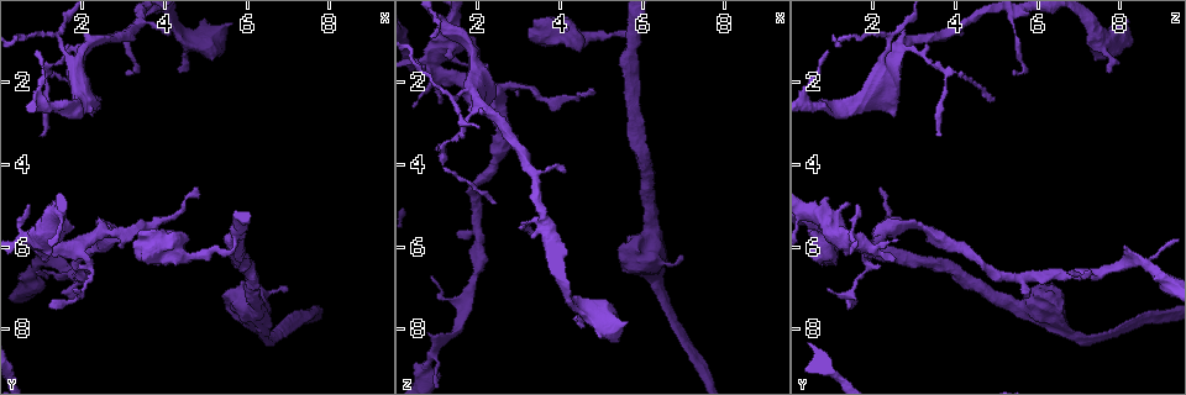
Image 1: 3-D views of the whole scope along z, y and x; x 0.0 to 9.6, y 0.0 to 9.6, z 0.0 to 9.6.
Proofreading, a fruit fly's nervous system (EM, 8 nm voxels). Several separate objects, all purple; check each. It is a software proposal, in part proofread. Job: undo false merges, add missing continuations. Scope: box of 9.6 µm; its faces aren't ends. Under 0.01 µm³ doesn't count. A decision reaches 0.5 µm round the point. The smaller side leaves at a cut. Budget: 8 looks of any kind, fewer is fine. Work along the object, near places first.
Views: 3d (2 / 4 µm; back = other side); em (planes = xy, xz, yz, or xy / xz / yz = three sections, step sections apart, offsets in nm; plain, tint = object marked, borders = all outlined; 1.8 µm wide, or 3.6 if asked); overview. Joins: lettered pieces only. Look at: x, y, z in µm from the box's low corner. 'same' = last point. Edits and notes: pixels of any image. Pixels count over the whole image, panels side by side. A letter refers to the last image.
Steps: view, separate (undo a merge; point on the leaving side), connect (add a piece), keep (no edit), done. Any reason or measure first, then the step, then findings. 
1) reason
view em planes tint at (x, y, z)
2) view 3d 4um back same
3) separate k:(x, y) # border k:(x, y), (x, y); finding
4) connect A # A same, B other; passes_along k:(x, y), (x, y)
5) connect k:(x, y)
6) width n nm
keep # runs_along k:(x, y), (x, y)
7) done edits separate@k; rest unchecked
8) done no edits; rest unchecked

view 3d 4um at (1.00, 5.95, 1.70)

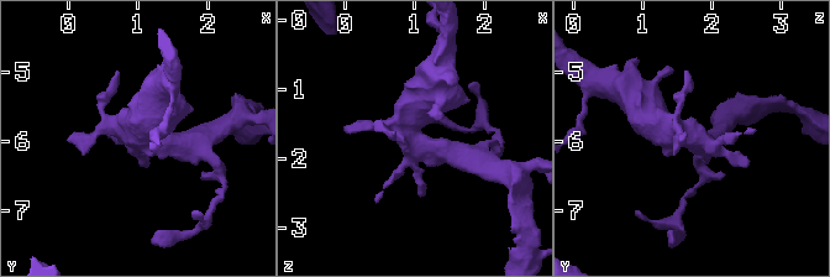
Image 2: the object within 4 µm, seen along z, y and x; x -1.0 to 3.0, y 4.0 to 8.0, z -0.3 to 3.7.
view em 3.6um planes borders at (1.00, 5.95, 1.65)

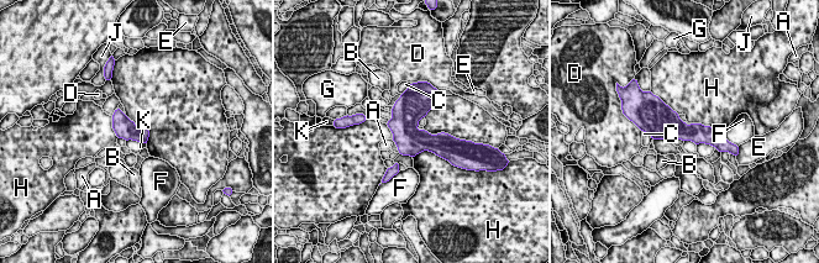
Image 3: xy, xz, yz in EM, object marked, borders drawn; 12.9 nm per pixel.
width 260 nm
keep # A other, B other, C other, D other, E other, F other, G other, H other, J other, K other; border 3:(413, 156), (431, 151), (444, 158); all the same neuron

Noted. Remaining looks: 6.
free end
view 3d 2um at (2.15, 2.90, 2.50)

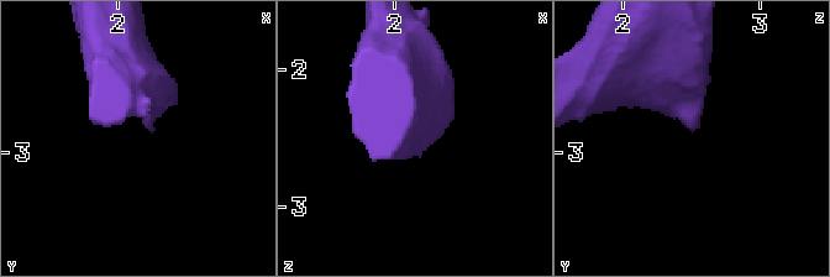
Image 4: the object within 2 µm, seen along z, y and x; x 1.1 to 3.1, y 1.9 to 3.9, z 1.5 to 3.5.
need the tissue
view em xz step 8 tint at (2.24, 2.84, 2.50)

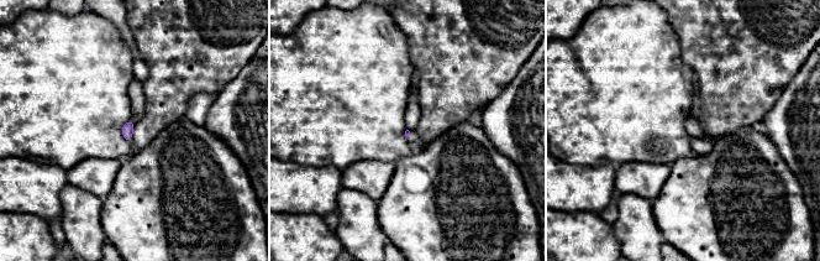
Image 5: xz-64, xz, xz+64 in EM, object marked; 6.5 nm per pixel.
view em planes borders same

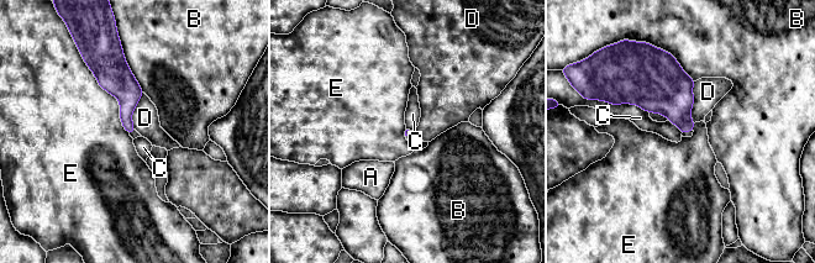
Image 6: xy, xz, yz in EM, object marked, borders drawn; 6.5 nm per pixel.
longest_contact E 550 nm
keep # A other, B other, C other, D other, E other; border 6:(609, 103), (636, 104), (648, 112); none of them fits

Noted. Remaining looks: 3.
sudden change in width
view em planes plain at (4.65, 1.05, 7.55)

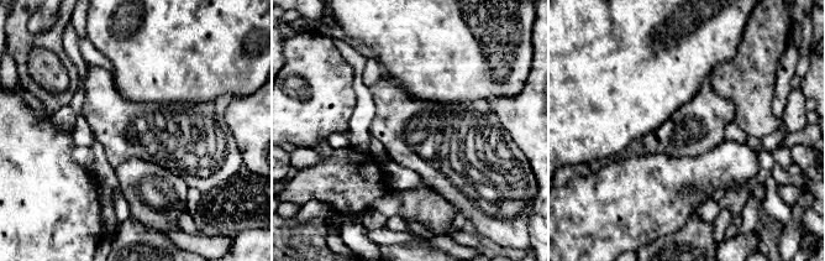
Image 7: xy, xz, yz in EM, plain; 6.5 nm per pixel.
view em planes borders same

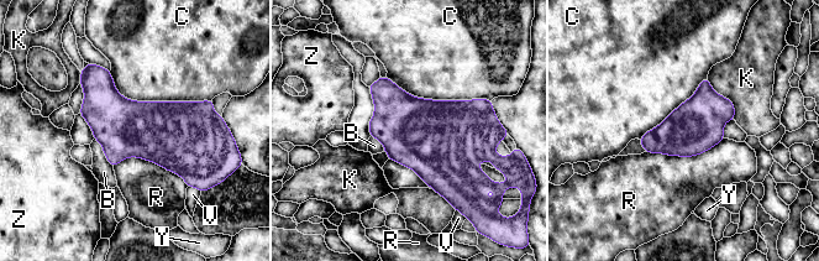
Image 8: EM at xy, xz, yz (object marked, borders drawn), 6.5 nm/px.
keep # B other, C other, K other, R other, V other, Y other, Z other; border 8:(109, 72), (130, 99), (211, 100); continuous, no second neuron

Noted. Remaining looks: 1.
done no edits; rest unchecked

